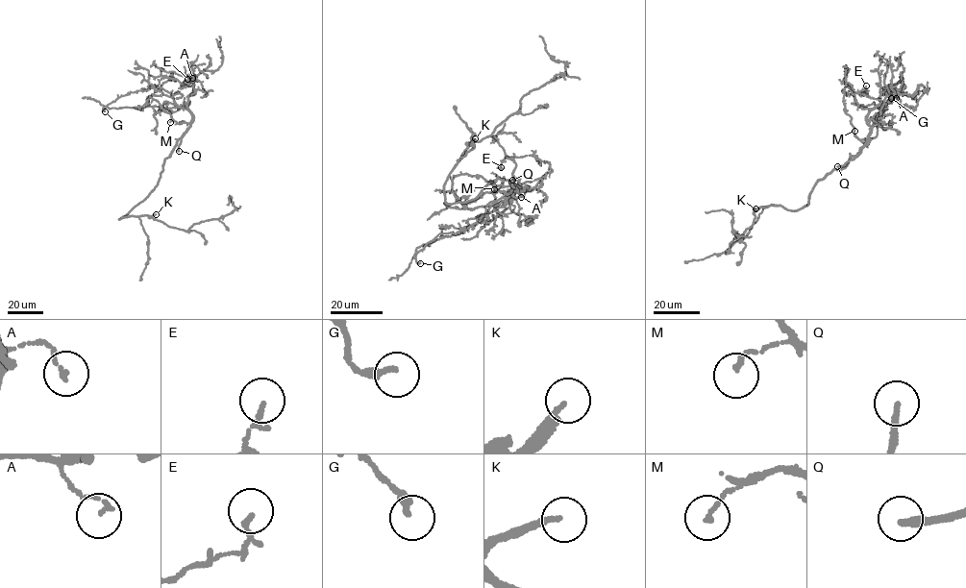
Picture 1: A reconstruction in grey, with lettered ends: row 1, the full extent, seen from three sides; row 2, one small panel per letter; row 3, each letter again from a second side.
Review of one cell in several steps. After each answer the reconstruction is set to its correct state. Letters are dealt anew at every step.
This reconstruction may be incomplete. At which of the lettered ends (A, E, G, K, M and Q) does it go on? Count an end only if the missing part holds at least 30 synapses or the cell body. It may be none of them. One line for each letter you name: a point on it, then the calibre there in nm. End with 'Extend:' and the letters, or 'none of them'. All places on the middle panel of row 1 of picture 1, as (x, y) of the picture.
K: place (475, 138); calibre 200 nm
Q: place (512, 180); calibre 200 nm
Extend: K, Q

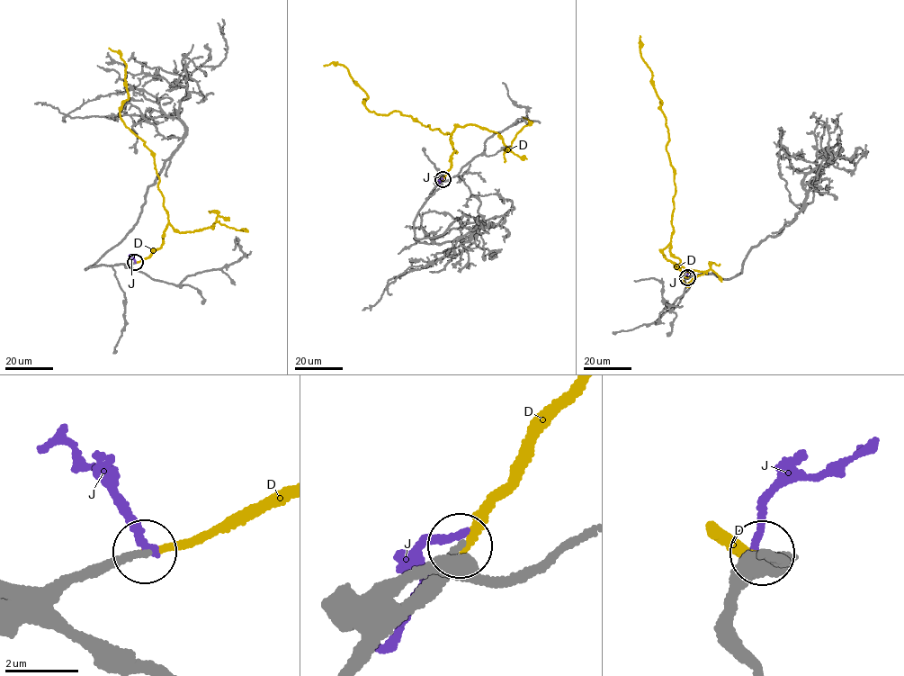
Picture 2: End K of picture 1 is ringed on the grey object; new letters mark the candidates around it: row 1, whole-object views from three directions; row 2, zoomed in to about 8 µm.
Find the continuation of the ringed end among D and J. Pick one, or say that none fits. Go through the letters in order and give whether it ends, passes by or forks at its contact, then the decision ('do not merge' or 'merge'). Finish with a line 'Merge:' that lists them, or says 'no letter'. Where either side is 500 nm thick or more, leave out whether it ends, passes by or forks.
D: it ends; merge
J: it ends; do not merge
Merge: D

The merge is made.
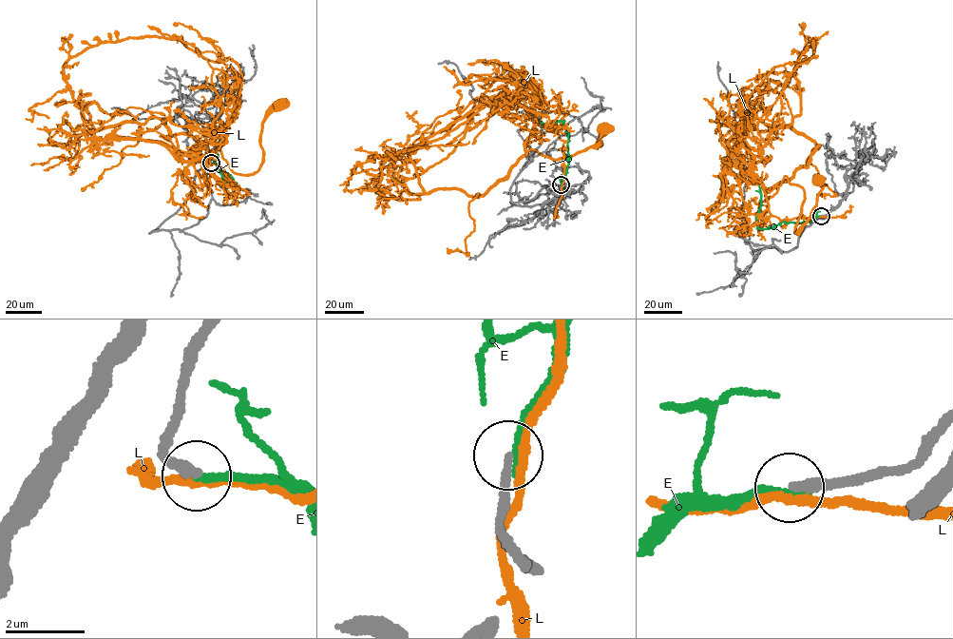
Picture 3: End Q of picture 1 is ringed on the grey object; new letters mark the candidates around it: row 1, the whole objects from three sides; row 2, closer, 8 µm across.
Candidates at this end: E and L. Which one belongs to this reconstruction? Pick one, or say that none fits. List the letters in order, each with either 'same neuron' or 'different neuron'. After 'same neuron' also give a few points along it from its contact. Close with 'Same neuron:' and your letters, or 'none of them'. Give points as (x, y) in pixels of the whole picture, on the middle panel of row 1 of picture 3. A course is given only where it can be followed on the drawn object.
E: different neuron
L: different neuron
Same neuron: none of them

